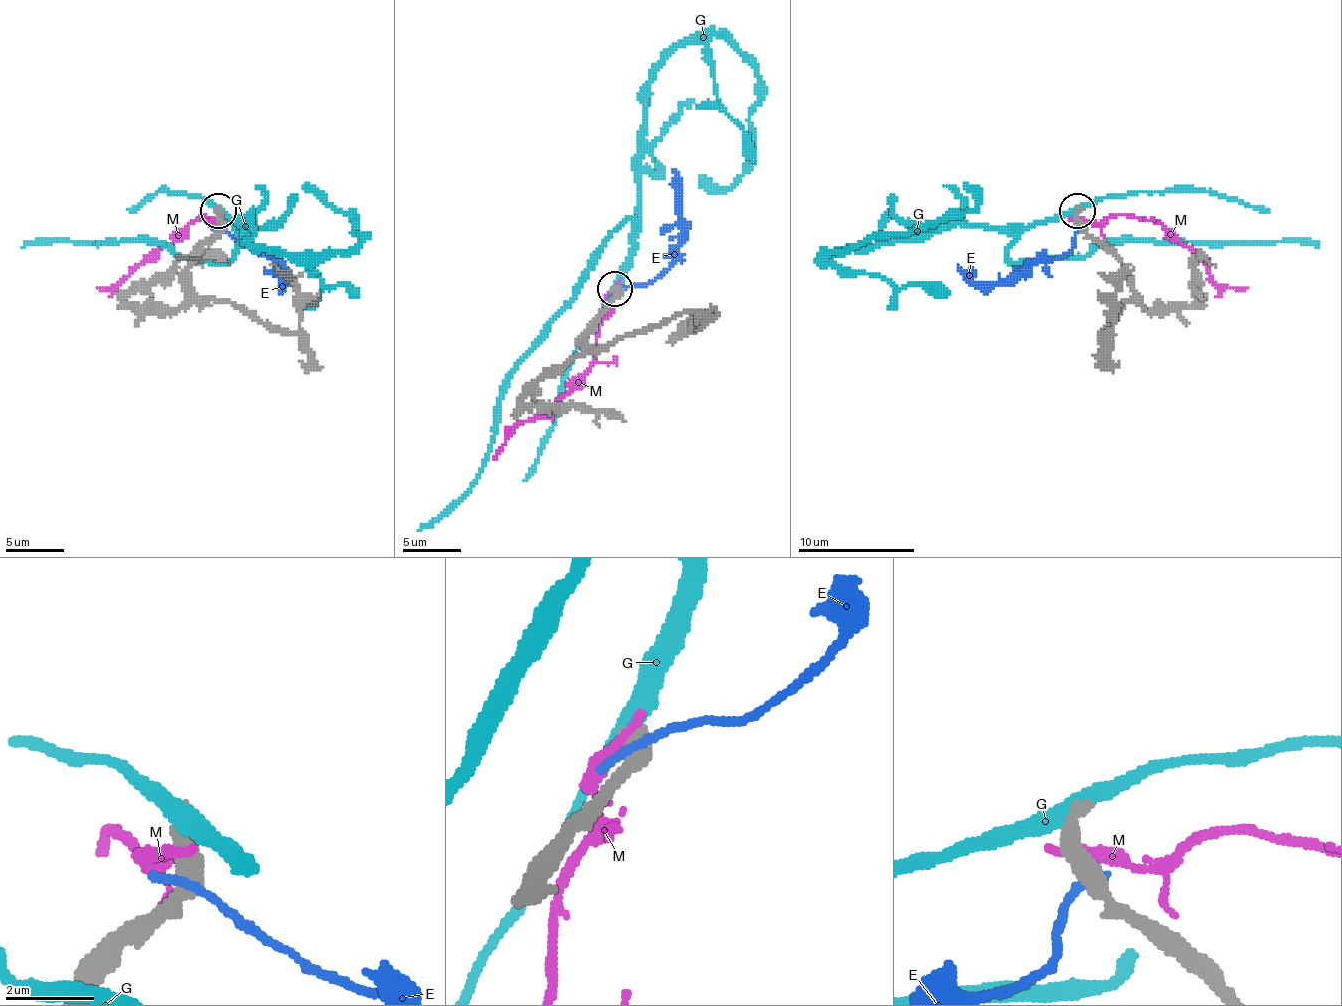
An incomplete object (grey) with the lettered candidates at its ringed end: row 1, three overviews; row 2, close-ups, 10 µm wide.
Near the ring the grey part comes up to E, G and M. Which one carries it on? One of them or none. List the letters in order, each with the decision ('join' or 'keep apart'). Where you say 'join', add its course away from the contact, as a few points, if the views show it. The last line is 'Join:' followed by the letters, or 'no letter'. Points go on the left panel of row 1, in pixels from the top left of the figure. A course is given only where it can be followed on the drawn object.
E: keep apart
G: keep apart
M: keep apart
Join: no letter

